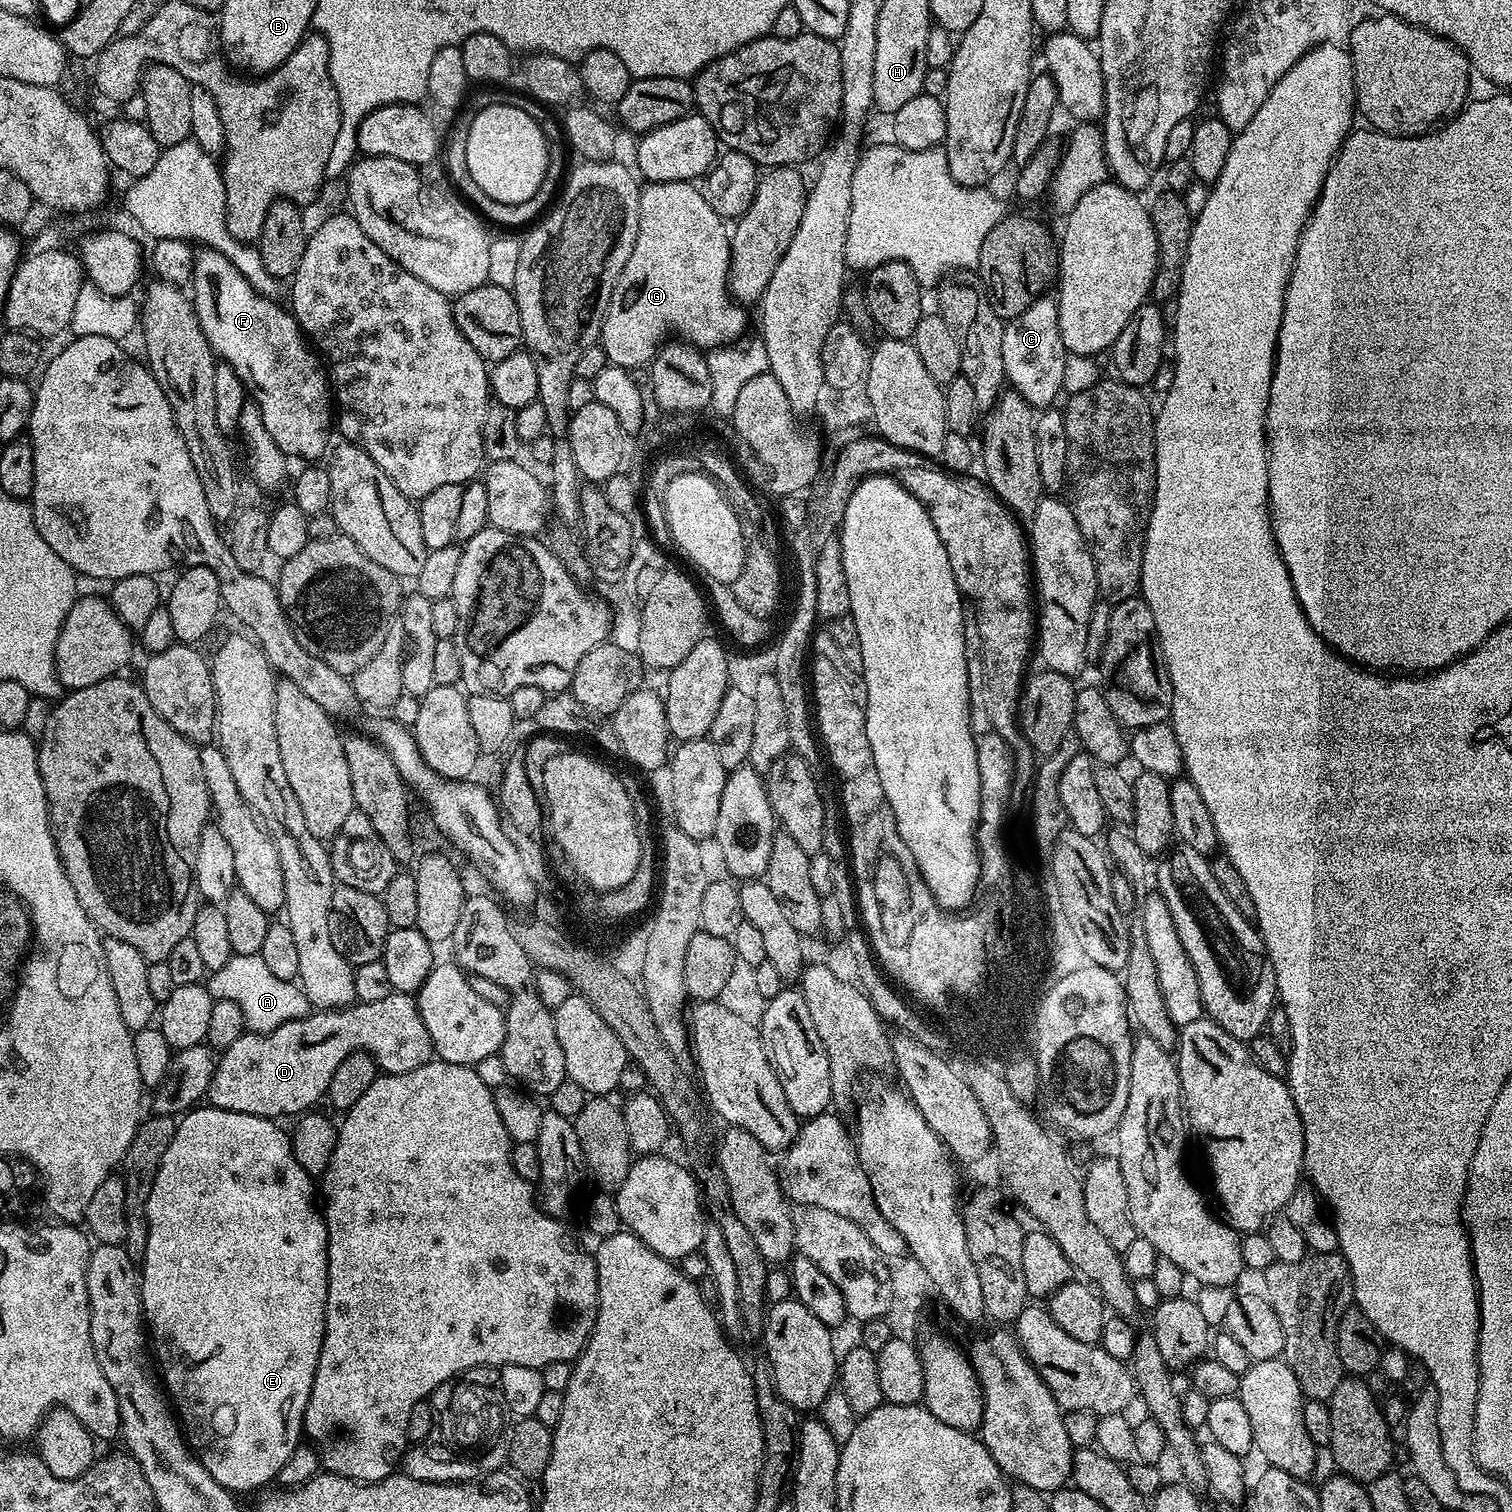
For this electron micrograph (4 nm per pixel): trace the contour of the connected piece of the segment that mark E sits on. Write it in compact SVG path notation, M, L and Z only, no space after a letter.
M196 1106L196 1107L193 1107L193 1108L192 1108L192 1109L191 1109L191 1110L188 1110L188 1111L185 1111L185 1112L184 1112L184 1113L183 1113L183 1115L181 1115L181 1116L180 1116L180 1117L179 1117L179 1120L178 1120L178 1123L177 1123L177 1125L176 1125L176 1133L175 1133L175 1134L174 1134L174 1142L170 1142L170 1146L169 1146L169 1148L167 1148L167 1149L166 1149L166 1154L165 1154L165 1155L164 1155L164 1156L163 1156L163 1157L162 1157L162 1166L158 1166L158 1174L157 1174L157 1175L156 1175L156 1177L155 1177L155 1178L154 1178L154 1182L153 1182L153 1183L152 1183L152 1185L151 1185L151 1186L150 1186L150 1198L149 1198L149 1199L148 1199L148 1201L147 1201L147 1202L146 1202L146 1210L145 1210L145 1211L144 1211L144 1218L145 1218L145 1220L147 1220L147 1221L148 1221L148 1233L147 1233L147 1234L146 1234L146 1250L145 1250L145 1251L144 1251L144 1254L143 1254L143 1257L142 1257L142 1263L141 1263L141 1264L140 1264L140 1265L139 1265L139 1268L138 1268L138 1271L139 1271L139 1273L140 1273L140 1306L141 1306L141 1309L142 1309L142 1311L143 1311L143 1313L144 1313L144 1319L145 1319L145 1321L146 1321L146 1332L147 1332L147 1335L148 1335L148 1336L149 1336L149 1337L150 1337L150 1348L151 1348L151 1351L152 1351L152 1352L153 1352L153 1353L154 1353L154 1360L155 1360L155 1363L156 1363L156 1364L157 1364L157 1365L158 1365L158 1372L159 1372L159 1375L160 1375L160 1376L161 1376L161 1377L162 1377L162 1383L163 1383L163 1385L164 1385L164 1387L165 1387L165 1389L166 1389L166 1392L167 1392L167 1395L168 1395L168 1396L169 1396L169 1397L170 1397L170 1400L171 1400L171 1403L172 1403L172 1404L173 1404L173 1405L174 1405L174 1411L175 1411L175 1413L176 1413L176 1415L177 1415L177 1417L178 1417L178 1423L179 1423L179 1425L180 1425L180 1427L181 1427L181 1429L182 1429L182 1431L183 1431L183 1434L184 1434L184 1439L185 1439L185 1440L187 1440L187 1441L188 1441L188 1446L189 1446L189 1448L191 1448L191 1449L192 1449L192 1451L193 1451L193 1452L195 1452L195 1453L196 1453L196 1456L197 1456L197 1458L198 1458L198 1459L200 1459L200 1461L201 1461L201 1462L202 1462L202 1466L203 1466L203 1467L204 1467L204 1469L206 1469L206 1471L208 1471L208 1473L209 1473L209 1474L210 1474L210 1478L214 1478L214 1482L218 1482L218 1483L219 1483L219 1484L220 1484L220 1485L221 1485L221 1486L222 1486L222 1487L223 1487L223 1488L227 1488L227 1489L228 1489L228 1491L229 1491L229 1492L231 1492L231 1493L233 1493L233 1494L241 1494L241 1493L240 1493L240 1492L252 1492L252 1491L254 1491L254 1490L255 1490L255 1488L260 1488L260 1487L261 1487L261 1488L260 1488L260 1489L263 1489L263 1488L264 1488L264 1487L265 1487L265 1486L268 1486L268 1485L264 1485L264 1486L263 1486L263 1484L268 1484L268 1483L270 1483L270 1482L271 1482L271 1480L273 1480L273 1481L275 1481L275 1480L276 1480L276 1479L277 1479L277 1477L279 1477L279 1475L280 1475L280 1471L281 1471L281 1470L282 1470L282 1466L286 1466L286 1458L290 1458L290 1454L294 1454L294 1450L295 1450L295 1449L296 1449L296 1448L299 1448L299 1447L301 1447L301 1444L302 1444L302 1433L303 1433L303 1430L304 1430L304 1411L305 1411L305 1410L306 1410L306 1402L307 1402L307 1401L308 1401L308 1399L309 1399L309 1398L310 1398L310 1390L311 1390L311 1389L312 1389L312 1387L313 1387L313 1386L314 1386L314 1374L315 1374L315 1373L316 1373L316 1367L317 1367L317 1366L318 1366L318 1358L319 1358L319 1357L320 1357L320 1351L321 1351L321 1350L322 1350L322 1342L323 1342L323 1341L324 1341L324 1323L325 1323L325 1322L326 1322L326 1298L327 1298L327 1297L328 1297L328 1231L327 1231L327 1230L326 1230L326 1226L325 1226L325 1225L324 1225L324 1217L323 1217L323 1215L321 1215L321 1213L320 1213L320 1212L319 1212L319 1211L318 1211L318 1204L317 1204L317 1201L316 1201L316 1204L315 1204L315 1202L314 1202L314 1201L312 1201L312 1184L314 1184L314 1180L313 1180L313 1177L311 1177L311 1176L309 1176L309 1174L308 1174L308 1172L307 1172L307 1171L306 1171L306 1170L302 1170L302 1166L301 1166L301 1165L300 1165L300 1163L299 1163L299 1162L298 1162L298 1158L294 1158L294 1150L293 1150L293 1149L292 1149L292 1142L291 1142L291 1139L290 1139L290 1136L289 1136L289 1133L288 1133L288 1132L287 1132L287 1131L285 1131L285 1129L284 1129L284 1132L283 1132L283 1130L282 1130L282 1129L280 1129L280 1128L279 1128L279 1126L278 1126L278 1125L276 1125L276 1124L279 1124L279 1123L277 1123L277 1121L276 1121L276 1120L275 1120L275 1119L272 1119L272 1118L269 1118L269 1117L266 1117L266 1116L255 1116L255 1115L254 1115L254 1114L242 1114L242 1113L241 1113L241 1112L235 1112L235 1111L234 1111L234 1110L222 1110L222 1109L221 1109L221 1108L213 1108L213 1107L211 1107L211 1106Z

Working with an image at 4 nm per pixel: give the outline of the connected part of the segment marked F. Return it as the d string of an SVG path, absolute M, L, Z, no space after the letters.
M207 246L197 247L195 254L190 299L202 326L202 334L206 334L206 342L210 342L213 353L223 363L234 366L234 372L238 378L242 378L251 399L261 408L266 430L285 455L289 458L301 456L304 462L317 461L314 459L327 453L330 422L334 420L330 378L321 359L320 362L318 360L319 355L310 347L291 311L285 305L283 308L275 304L277 301L273 297L264 296L254 286L250 286L248 279L230 258Z

